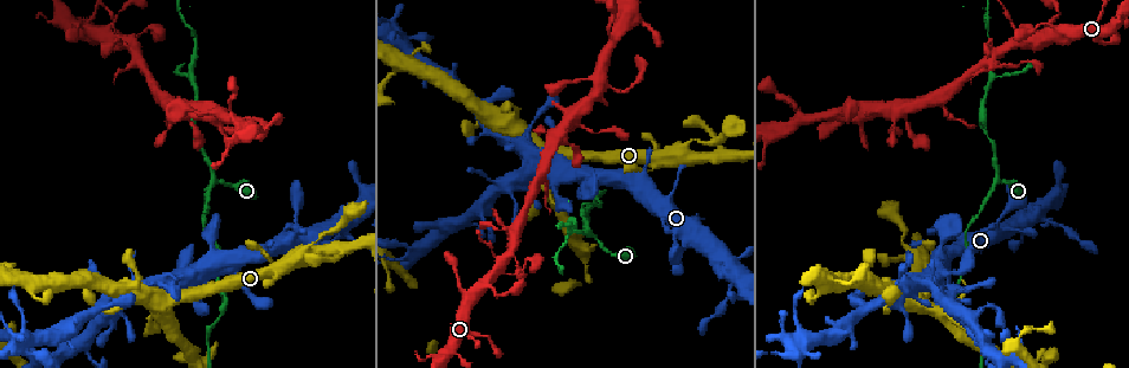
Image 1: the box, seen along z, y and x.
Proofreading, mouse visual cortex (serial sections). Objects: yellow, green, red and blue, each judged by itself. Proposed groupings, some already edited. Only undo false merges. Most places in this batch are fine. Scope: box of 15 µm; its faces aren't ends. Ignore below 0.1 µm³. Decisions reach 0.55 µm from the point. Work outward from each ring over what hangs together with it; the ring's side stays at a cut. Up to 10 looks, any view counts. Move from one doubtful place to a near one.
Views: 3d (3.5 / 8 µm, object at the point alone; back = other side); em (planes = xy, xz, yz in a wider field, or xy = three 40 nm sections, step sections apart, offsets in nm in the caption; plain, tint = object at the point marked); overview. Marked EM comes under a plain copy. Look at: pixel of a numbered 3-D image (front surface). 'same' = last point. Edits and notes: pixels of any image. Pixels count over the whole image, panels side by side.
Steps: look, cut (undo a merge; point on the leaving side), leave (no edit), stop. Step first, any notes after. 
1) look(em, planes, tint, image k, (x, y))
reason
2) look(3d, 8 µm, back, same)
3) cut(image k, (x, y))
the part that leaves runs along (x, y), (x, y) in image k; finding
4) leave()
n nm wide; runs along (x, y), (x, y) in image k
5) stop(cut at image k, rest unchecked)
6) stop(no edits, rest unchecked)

look(3d, 3.5 µm, image 1, (237, 271))
small branch off a trunk

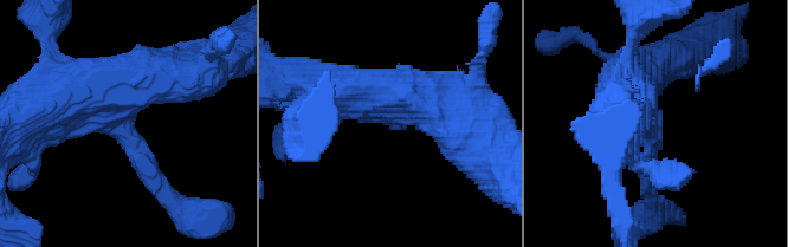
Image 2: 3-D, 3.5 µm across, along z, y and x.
look(em, planes, tint, image 2, (386, 117))

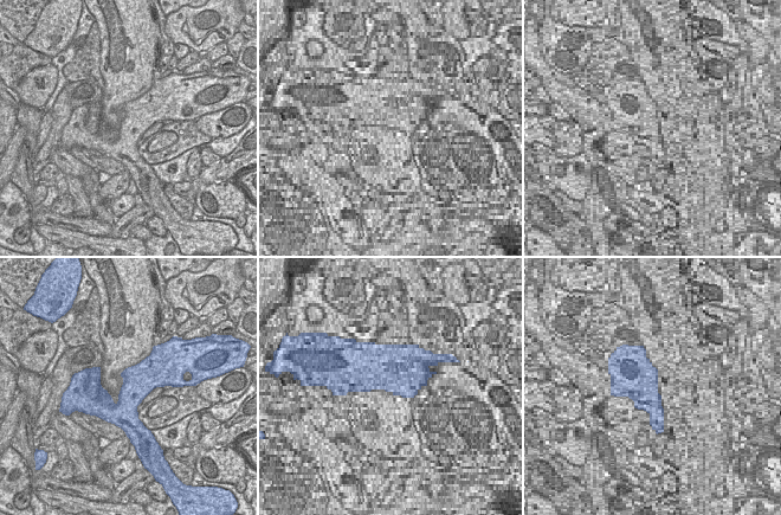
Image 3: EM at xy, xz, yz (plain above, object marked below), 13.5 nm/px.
leave()
3 arms; arms of 250, 600, 700 nm; runs along (635, 73), (648, 186) in image 2; one cell here

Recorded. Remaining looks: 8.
look(3d, 3.5 µm, image 1, (733, 279))
sudden change in width

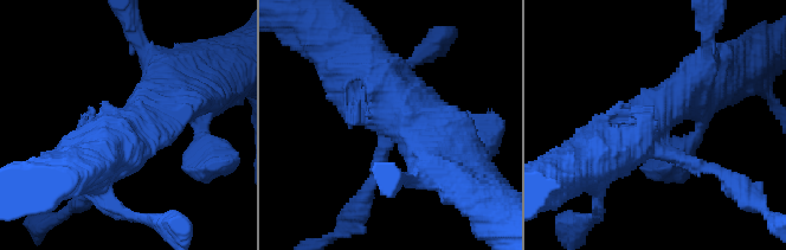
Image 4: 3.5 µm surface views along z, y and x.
look(em, planes, tint, image 4, (386, 117))
now the EM

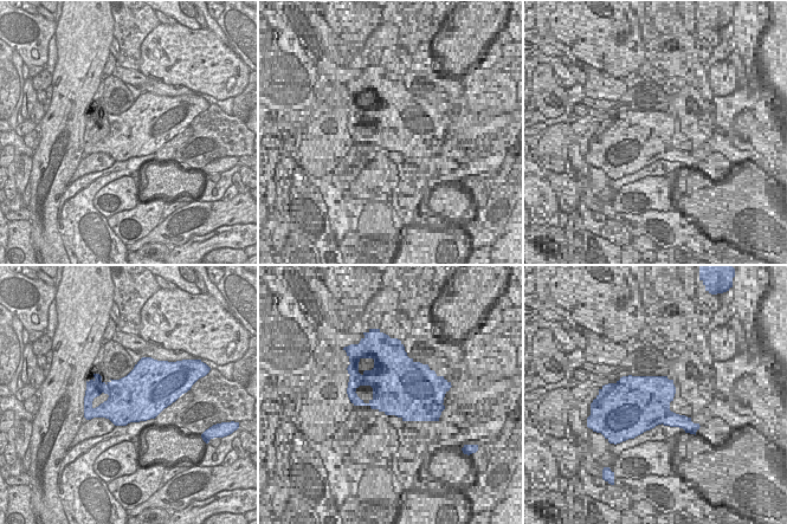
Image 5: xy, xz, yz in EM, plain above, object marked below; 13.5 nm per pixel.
look(em, xy, step 1, tint, same)

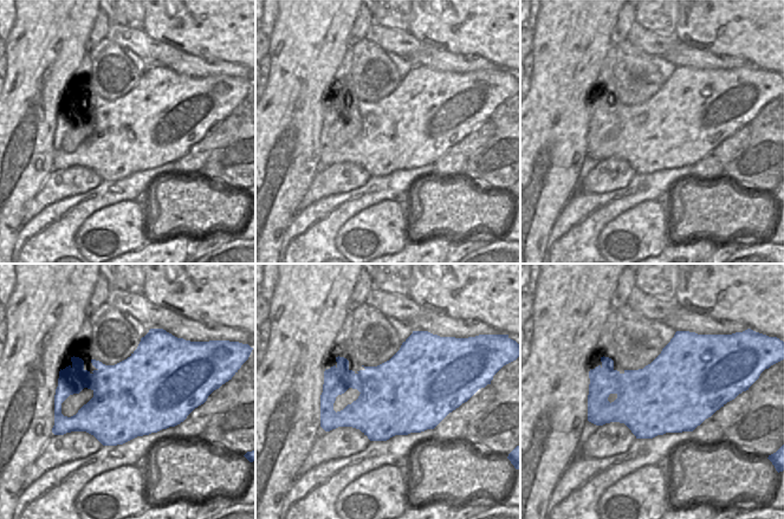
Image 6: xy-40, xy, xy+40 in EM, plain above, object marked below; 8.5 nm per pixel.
leave()
runs along (343, 39), (430, 142) in image 4; one cell here

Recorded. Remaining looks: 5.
look(3d, 3.5 µm, image 1, (1001, 183))

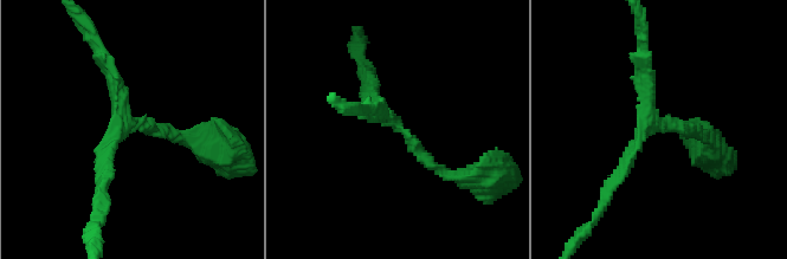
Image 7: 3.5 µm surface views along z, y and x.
look(em, xy, step 5, tint, image 7, (395, 120))
3 arms; arms of 150, 150, 200 nm

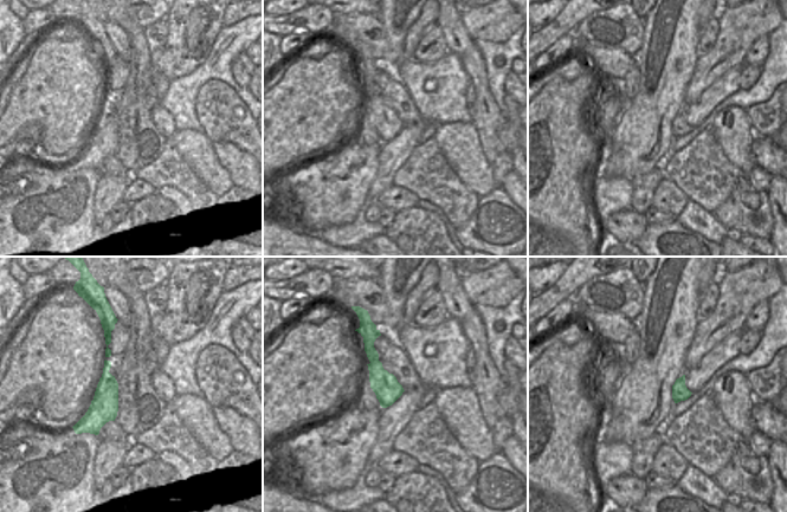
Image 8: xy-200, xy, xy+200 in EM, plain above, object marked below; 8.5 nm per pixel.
leave()
220 nm wide; runs along (108, 337), (105, 404), (92, 431) in image 8; continuous, no second cell

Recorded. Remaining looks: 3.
look(3d, 3.5 µm, back, image 1, (117, 43))
thick turns thin

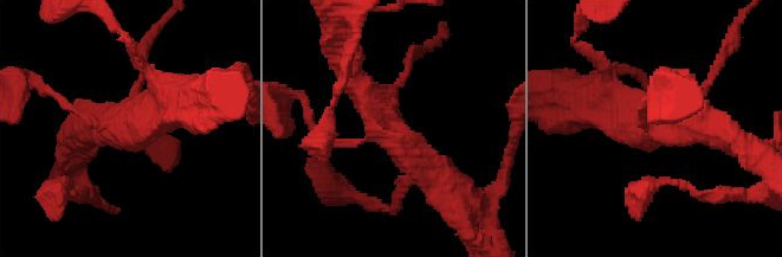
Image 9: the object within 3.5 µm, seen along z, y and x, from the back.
look(em, planes, tint, image 9, (389, 132))
4 arms; arms of 100, 150, 400, 450 nm

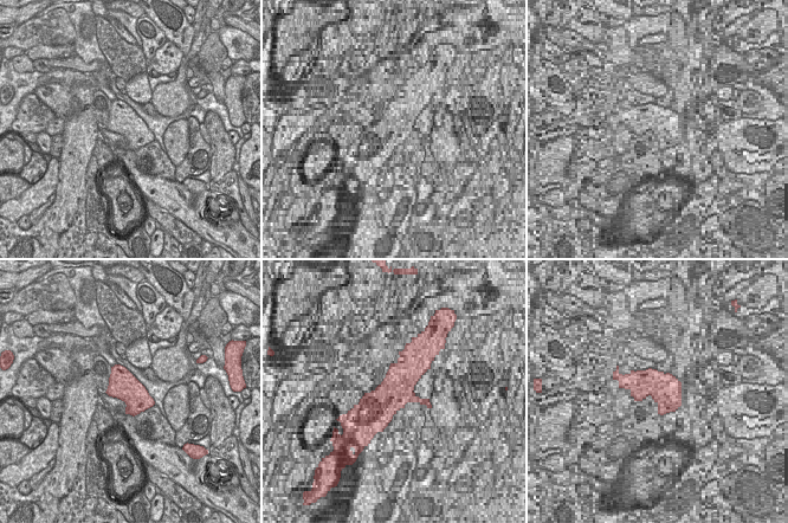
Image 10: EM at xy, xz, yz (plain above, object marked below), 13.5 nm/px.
leave()
runs along (443, 186), (395, 137), (348, 71) in image 9; one cell here

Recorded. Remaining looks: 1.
stop(no edits, rest unchecked)

